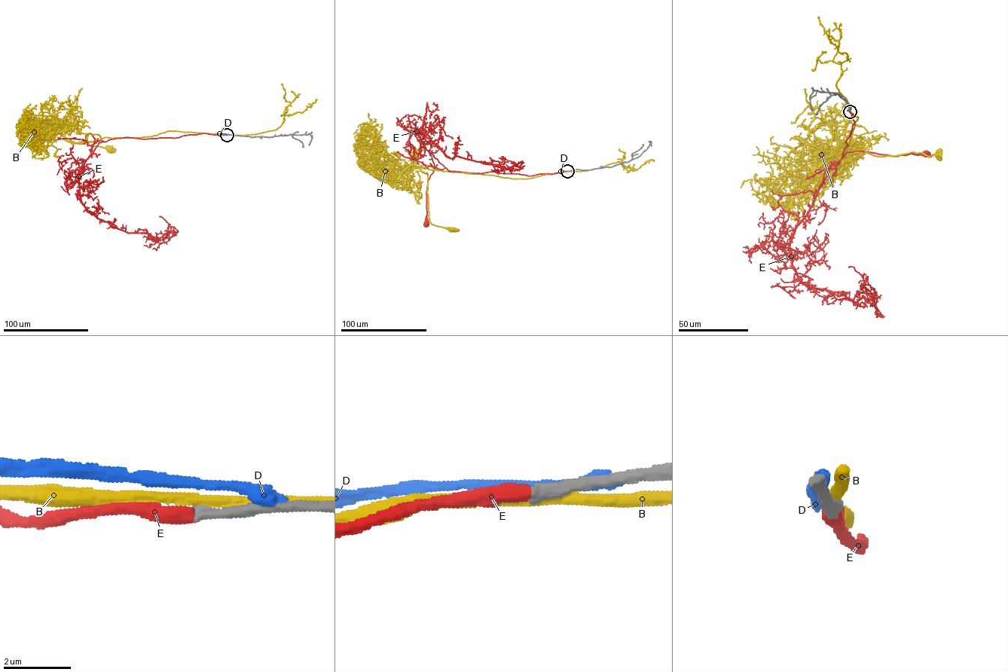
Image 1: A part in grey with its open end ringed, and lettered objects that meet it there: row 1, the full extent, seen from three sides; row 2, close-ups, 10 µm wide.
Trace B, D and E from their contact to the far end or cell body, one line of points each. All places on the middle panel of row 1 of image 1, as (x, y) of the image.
B: (567, 171), (529, 178), (510, 178), (418, 166), (427, 175), (429, 221), (453, 229)
D: (569, 171), (557, 172)
E: (567, 171), (527, 175), (496, 172), (450, 171), (431, 154), (434, 169), (426, 192), (426, 223)

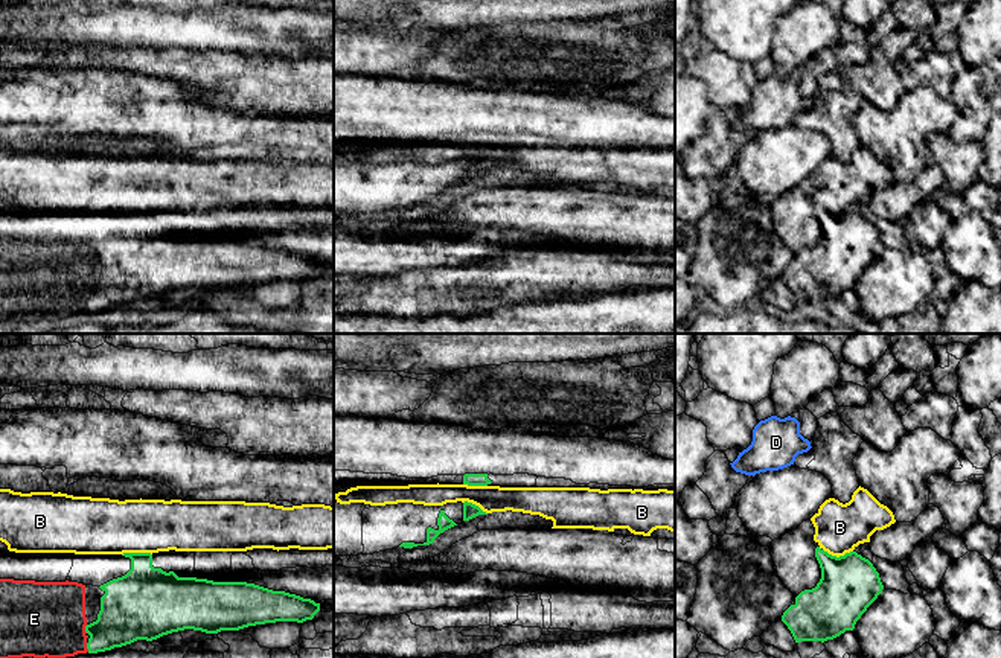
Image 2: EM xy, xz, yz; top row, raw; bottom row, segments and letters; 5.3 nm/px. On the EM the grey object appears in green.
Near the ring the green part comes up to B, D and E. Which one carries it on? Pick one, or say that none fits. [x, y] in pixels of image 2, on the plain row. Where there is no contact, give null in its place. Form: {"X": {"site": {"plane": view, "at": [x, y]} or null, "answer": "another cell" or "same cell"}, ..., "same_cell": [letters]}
{"B": {"site": {"plane": "xy", "at": [136, 212]}, "answer": "another cell"}, "D": {"site": null, "answer": "another cell"}, "E": {"site": {"plane": "xy", "at": [86, 288]}, "answer": "same cell"}, "same_cell": ["E"]}

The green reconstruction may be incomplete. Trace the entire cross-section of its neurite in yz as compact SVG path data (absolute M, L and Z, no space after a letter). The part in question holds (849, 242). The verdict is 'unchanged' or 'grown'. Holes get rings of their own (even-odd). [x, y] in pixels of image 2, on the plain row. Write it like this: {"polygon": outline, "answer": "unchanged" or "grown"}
{"polygon": "M817 206L815 216L821 227L820 241L801 250L782 274L795 302L824 302L853 289L884 248L873 222L856 210L836 216Z", "answer": "unchanged"}

